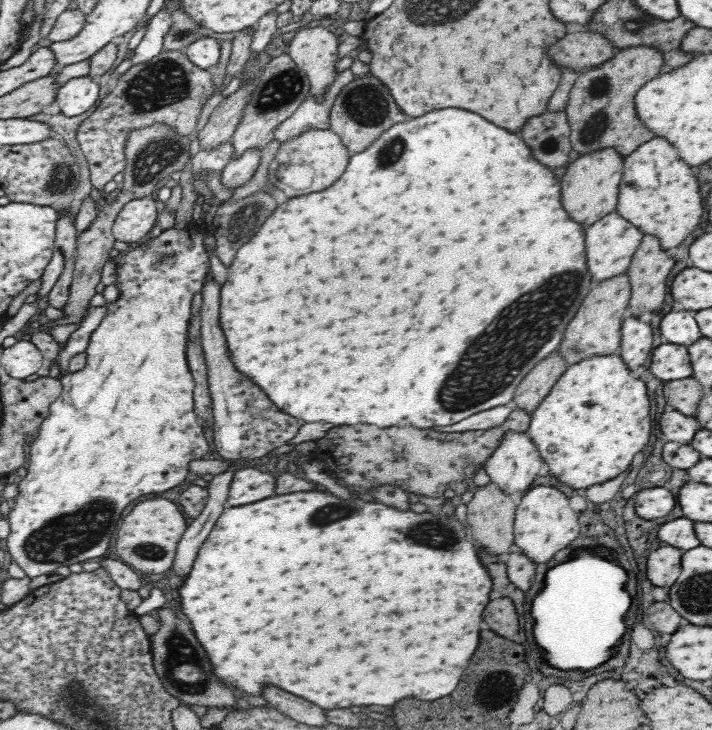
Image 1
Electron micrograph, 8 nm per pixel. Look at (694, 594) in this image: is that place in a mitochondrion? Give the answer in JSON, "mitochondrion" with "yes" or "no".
{"mitochondrion":"yes"}

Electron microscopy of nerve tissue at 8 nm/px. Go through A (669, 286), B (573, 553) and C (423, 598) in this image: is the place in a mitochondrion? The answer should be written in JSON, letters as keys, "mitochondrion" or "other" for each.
{"A":"other","B":"other","C":"other"}

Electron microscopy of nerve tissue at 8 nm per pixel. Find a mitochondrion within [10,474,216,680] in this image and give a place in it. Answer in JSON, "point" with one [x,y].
{"point":[62,538]}

